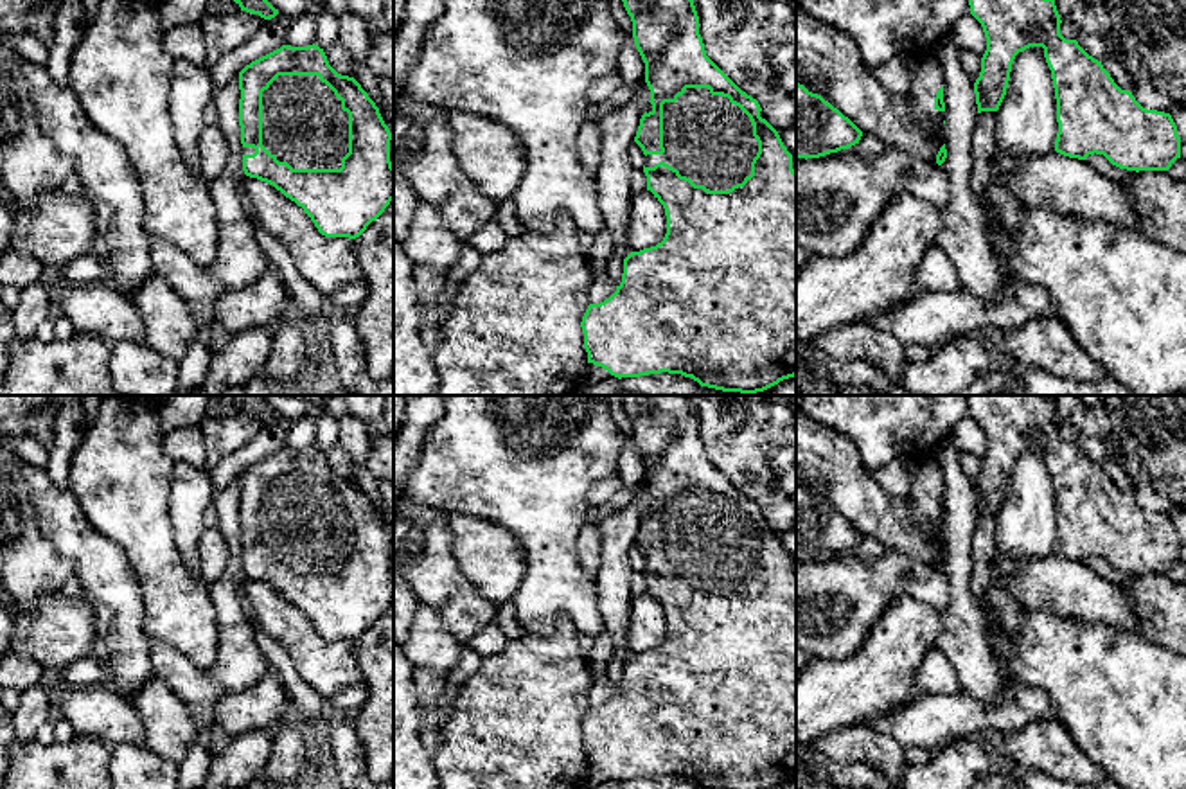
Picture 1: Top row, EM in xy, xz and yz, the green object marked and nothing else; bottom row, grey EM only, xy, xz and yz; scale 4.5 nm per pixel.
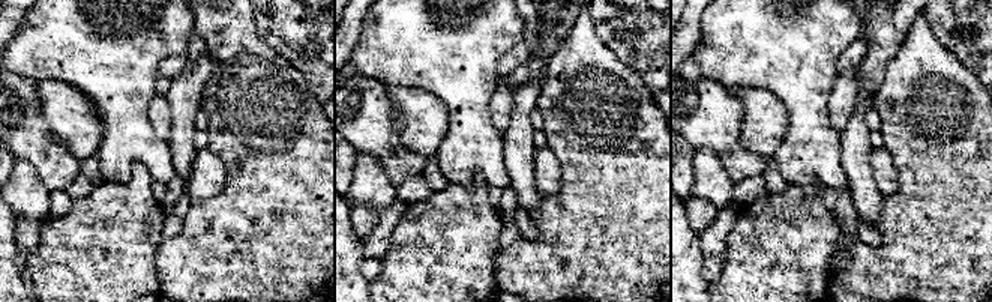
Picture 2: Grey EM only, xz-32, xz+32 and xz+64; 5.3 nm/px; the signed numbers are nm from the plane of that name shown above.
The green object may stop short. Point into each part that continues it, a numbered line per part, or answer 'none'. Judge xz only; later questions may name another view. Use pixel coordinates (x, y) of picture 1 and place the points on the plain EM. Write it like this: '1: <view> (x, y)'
1: xz (710, 543)

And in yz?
1: yz (928, 482)

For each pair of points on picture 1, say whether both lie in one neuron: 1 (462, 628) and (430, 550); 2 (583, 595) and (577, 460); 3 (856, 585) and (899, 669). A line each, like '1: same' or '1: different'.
1: same
2: same
3: different

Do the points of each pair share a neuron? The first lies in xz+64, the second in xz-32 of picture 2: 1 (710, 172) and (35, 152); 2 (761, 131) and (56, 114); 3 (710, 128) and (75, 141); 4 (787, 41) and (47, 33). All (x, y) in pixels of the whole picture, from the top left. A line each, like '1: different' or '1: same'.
1: different
2: same
3: different
4: same

